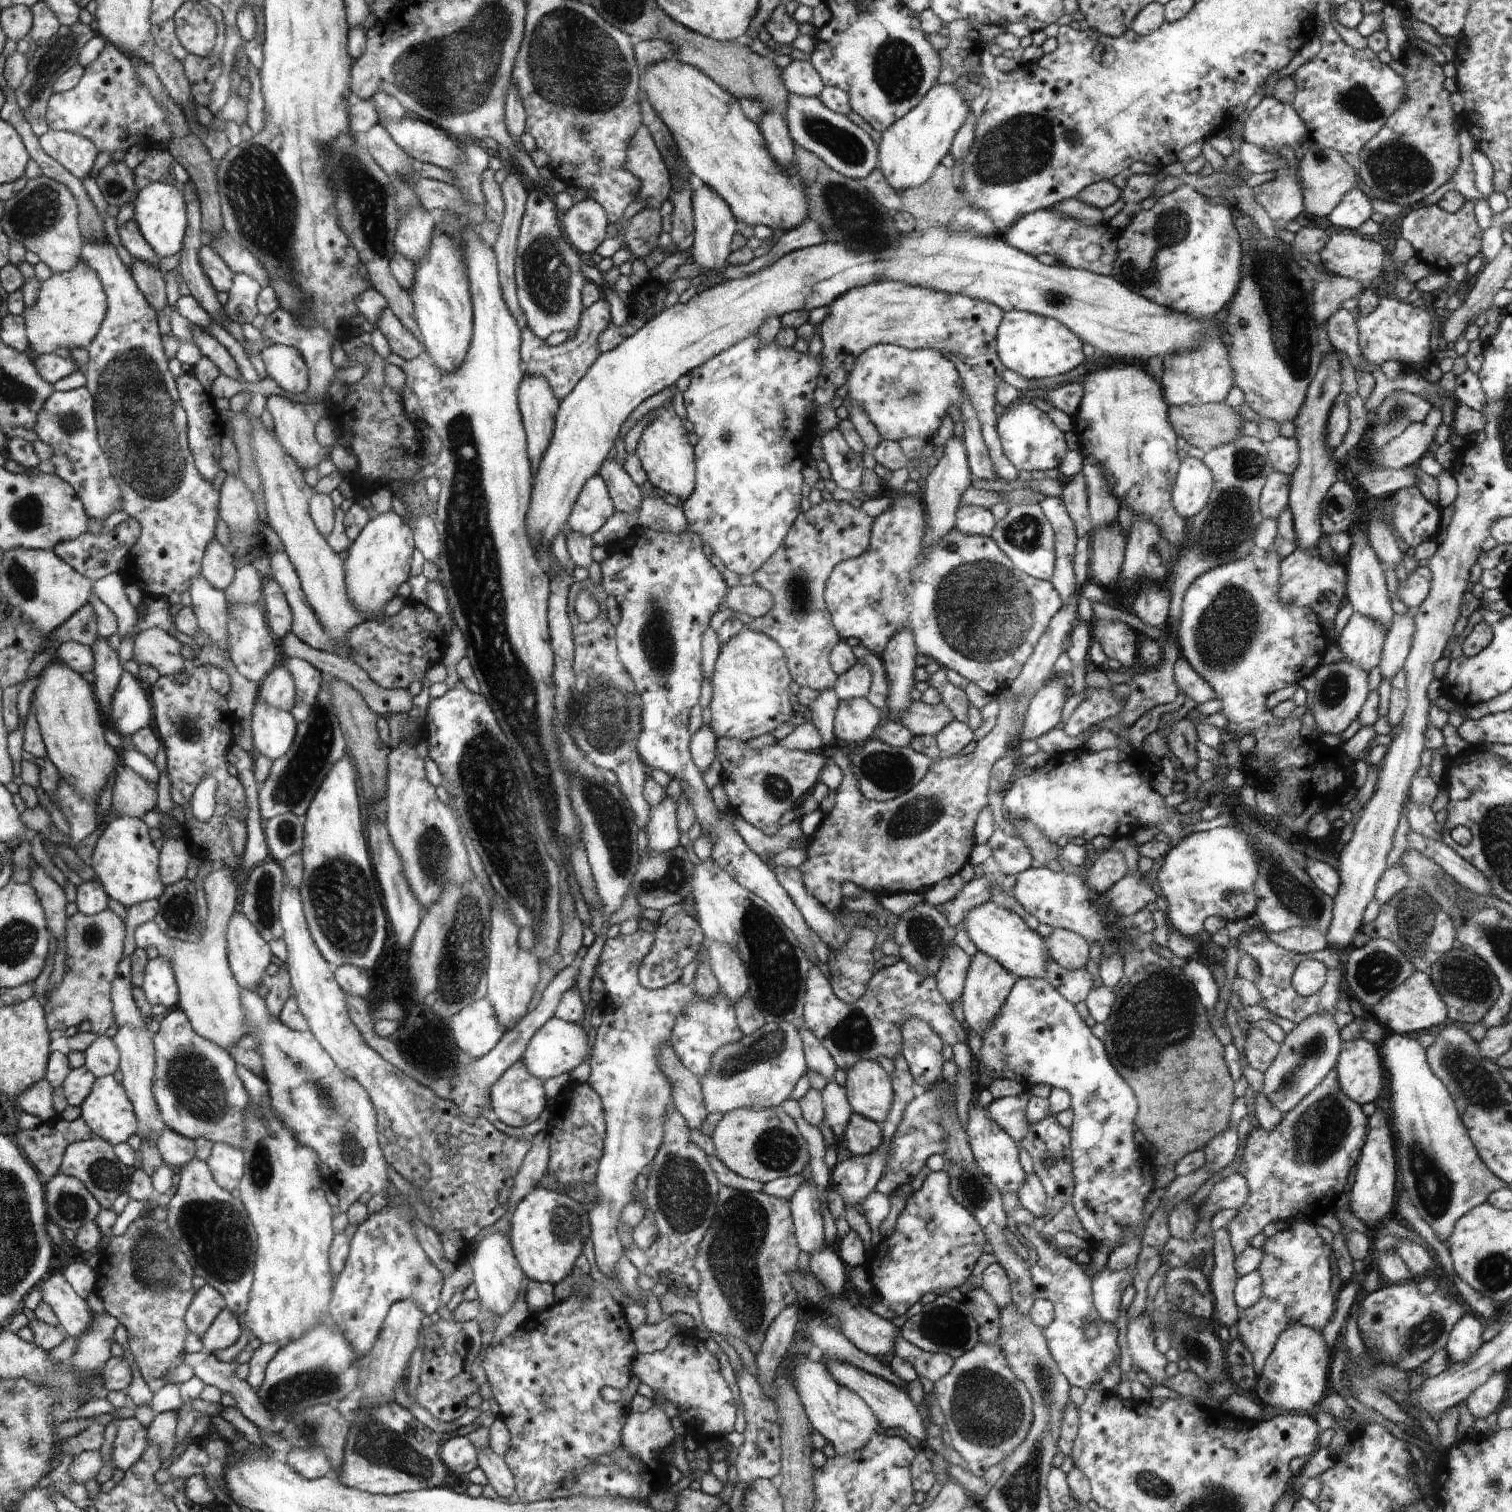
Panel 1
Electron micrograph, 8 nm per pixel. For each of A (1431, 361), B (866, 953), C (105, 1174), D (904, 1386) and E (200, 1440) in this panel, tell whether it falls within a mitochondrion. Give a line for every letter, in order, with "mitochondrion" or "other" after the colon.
A: other
B: other
C: mitochondrion
D: other
E: other

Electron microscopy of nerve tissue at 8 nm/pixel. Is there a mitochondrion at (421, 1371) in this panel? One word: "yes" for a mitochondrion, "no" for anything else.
no

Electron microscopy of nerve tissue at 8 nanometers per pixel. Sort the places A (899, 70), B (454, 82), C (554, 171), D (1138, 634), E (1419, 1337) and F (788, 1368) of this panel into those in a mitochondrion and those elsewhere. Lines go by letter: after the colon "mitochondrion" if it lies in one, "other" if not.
A: mitochondrion
B: mitochondrion
C: other
D: other
E: mitochondrion
F: other

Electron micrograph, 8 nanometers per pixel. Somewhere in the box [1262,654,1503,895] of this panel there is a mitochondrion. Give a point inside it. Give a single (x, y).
(1334, 690)

